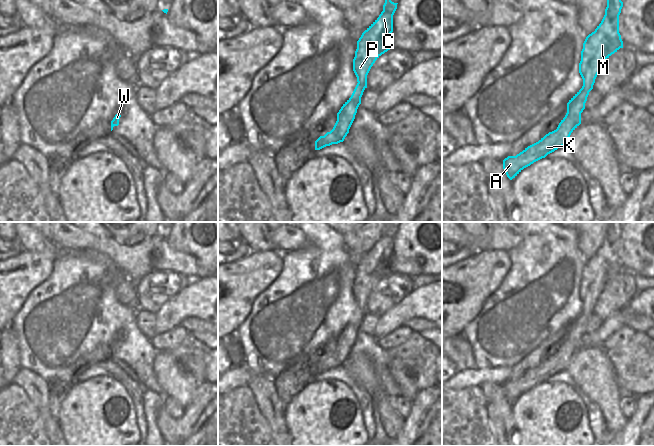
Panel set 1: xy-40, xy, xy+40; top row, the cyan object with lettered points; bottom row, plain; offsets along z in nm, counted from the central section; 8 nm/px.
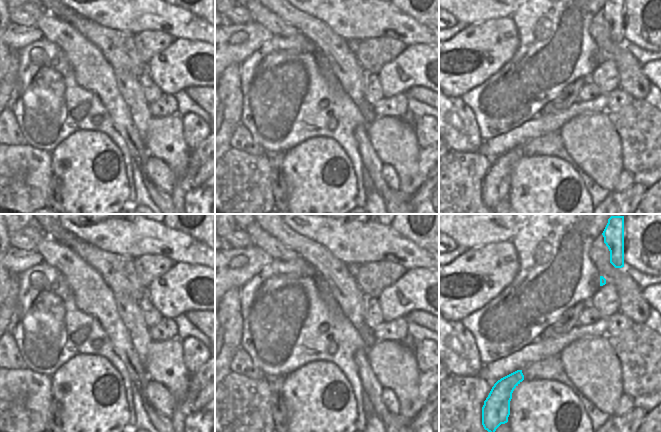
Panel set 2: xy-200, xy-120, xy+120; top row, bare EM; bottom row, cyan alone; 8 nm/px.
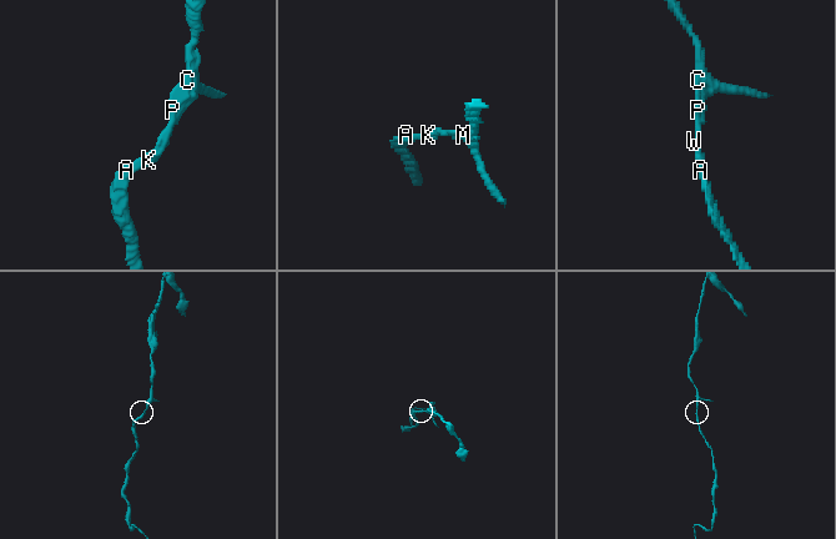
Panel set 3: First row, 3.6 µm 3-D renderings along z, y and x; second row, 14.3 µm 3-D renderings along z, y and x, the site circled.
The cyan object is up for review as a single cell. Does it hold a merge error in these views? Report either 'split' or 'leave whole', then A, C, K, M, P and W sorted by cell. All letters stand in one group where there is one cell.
leave whole | A C K M P W

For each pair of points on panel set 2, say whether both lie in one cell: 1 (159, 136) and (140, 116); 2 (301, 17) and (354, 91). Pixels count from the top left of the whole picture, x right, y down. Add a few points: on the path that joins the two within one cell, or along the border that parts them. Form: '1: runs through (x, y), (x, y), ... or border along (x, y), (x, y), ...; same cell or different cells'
1: border along (152, 116), (145, 141); different cells
2: runs through (319, 35), (339, 55), (349, 73); same cell

